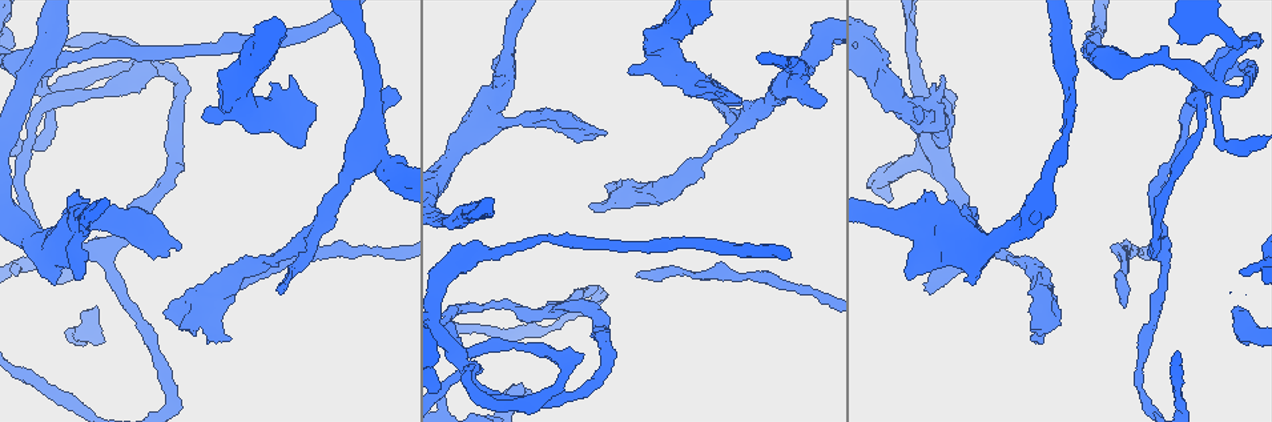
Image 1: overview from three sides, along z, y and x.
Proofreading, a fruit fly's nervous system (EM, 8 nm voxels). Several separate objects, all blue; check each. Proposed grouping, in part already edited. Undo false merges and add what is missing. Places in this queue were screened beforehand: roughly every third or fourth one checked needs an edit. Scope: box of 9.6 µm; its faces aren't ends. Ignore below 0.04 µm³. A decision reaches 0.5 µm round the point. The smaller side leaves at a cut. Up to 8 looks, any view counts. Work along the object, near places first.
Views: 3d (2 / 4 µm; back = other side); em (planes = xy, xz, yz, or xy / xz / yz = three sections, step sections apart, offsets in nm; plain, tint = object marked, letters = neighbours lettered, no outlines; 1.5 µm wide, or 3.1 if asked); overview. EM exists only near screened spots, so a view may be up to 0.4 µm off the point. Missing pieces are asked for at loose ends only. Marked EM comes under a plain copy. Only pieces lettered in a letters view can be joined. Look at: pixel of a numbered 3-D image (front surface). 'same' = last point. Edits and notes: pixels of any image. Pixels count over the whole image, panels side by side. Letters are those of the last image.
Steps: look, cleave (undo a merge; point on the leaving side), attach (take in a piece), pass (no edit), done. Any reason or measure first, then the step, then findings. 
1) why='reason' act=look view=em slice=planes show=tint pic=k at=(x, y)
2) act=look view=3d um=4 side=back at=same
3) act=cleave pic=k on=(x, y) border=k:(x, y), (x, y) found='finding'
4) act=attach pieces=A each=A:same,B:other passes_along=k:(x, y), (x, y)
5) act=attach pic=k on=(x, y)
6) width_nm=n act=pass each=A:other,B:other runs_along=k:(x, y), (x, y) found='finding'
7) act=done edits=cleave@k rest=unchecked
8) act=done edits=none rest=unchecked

why='branch point' act=look view=3d um=4 pic=1 at=(318, 234)

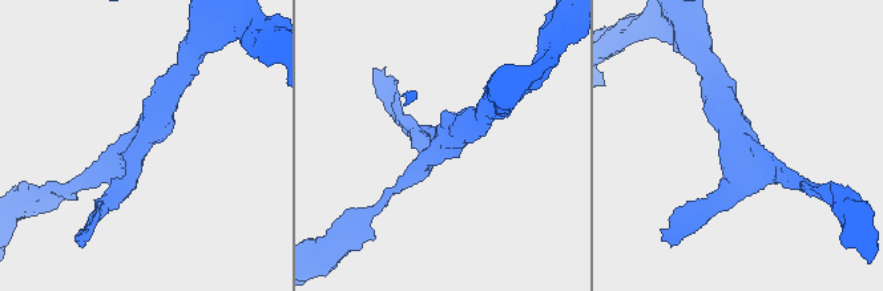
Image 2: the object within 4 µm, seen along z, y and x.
act=look view=em slice=planes show=letters pic=2 at=(141, 142)

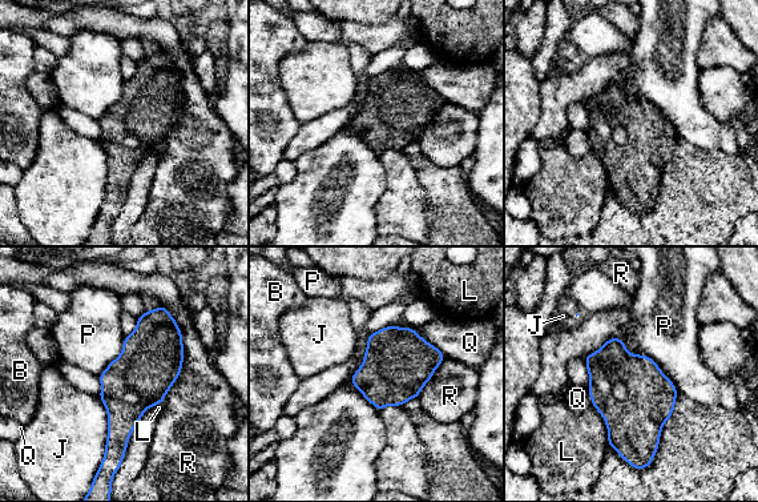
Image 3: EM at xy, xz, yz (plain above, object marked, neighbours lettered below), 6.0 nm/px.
act=pass each=B:other,J:other,L:other,P:other,Q:other,R:other runs_along=3:(141, 325), (141, 374), (107, 481) found='one cell here'

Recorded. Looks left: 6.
why='branch stops here' act=look view=em slice=xy step=4 show=letters pic=1 at=(738, 97)

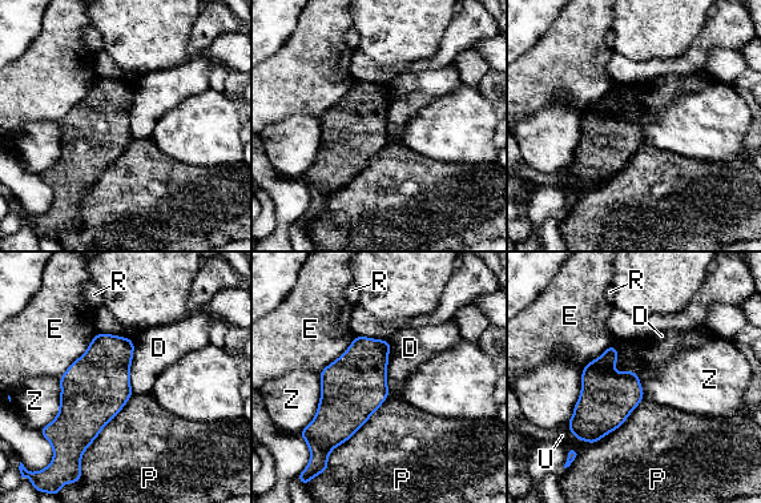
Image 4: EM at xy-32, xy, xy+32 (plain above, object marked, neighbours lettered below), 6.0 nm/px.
why='another direction' act=look view=em slice=planes show=letters at=same

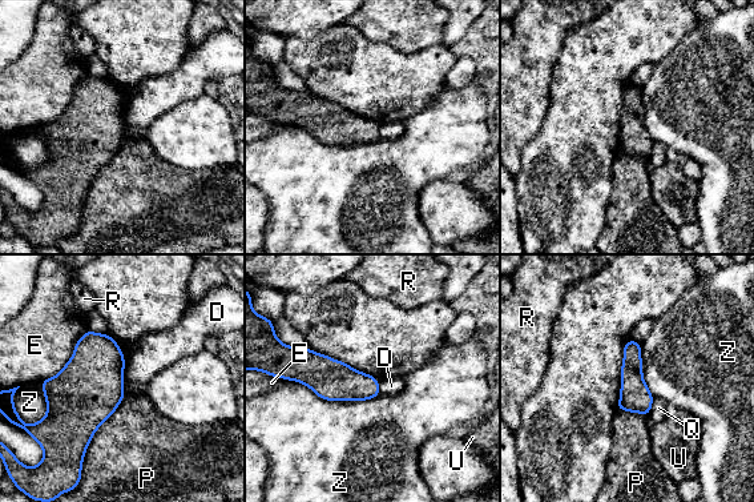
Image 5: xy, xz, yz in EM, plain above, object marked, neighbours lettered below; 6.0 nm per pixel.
act=pass each=D:other,E:other,P:other,Q:other,R:other,U:other,Z:other border=5:(125, 364), (124, 393) found='no lettered piece goes on from it'

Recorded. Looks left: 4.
why='branch stops here' act=look view=3d um=2 pic=1 at=(1122, 305)

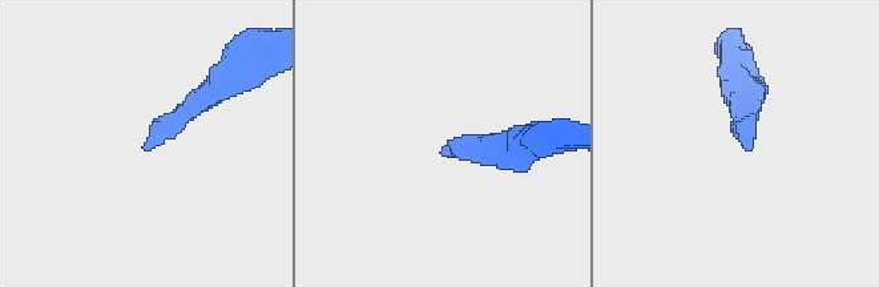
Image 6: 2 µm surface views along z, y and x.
act=look view=em slice=yz step=8 show=tint pic=6 at=(445, 147)

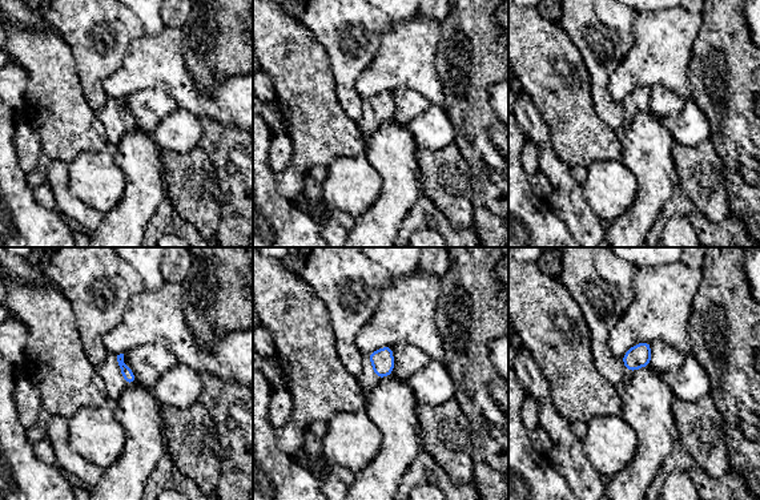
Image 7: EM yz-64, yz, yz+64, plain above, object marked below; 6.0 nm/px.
why='cut it another way' act=look view=em slice=planes show=letters at=same

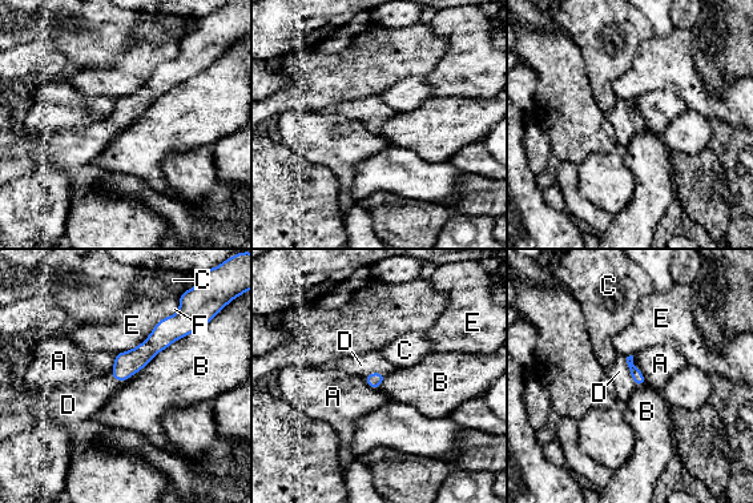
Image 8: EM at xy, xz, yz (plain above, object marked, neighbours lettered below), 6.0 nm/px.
longest_contact=B:480nm act=attach pieces=D each=A:other,B:other,C:other,D:same,E:other,F:other found='the cell continues'

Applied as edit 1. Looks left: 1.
act=done edits=attach@8 rest=unchecked

